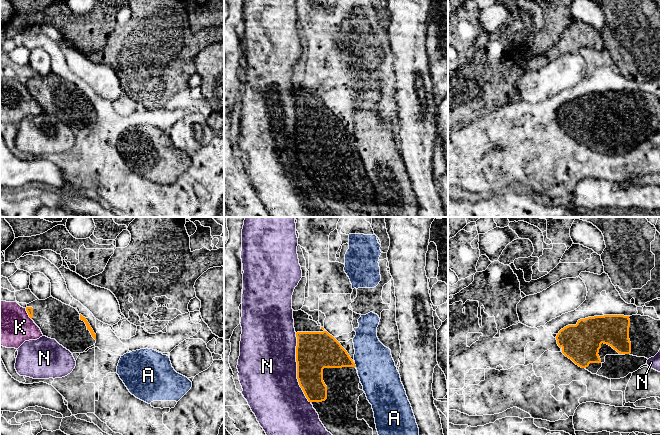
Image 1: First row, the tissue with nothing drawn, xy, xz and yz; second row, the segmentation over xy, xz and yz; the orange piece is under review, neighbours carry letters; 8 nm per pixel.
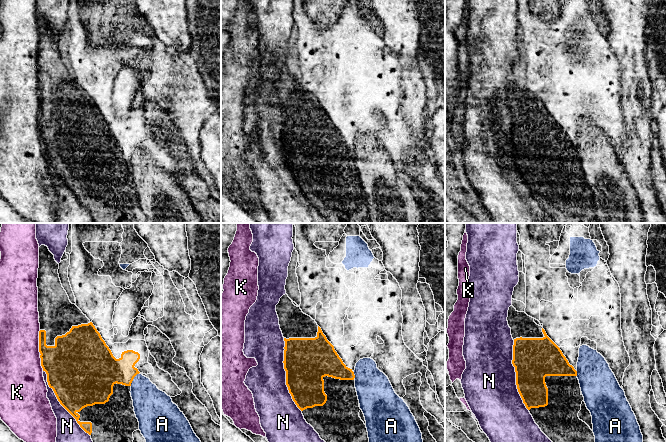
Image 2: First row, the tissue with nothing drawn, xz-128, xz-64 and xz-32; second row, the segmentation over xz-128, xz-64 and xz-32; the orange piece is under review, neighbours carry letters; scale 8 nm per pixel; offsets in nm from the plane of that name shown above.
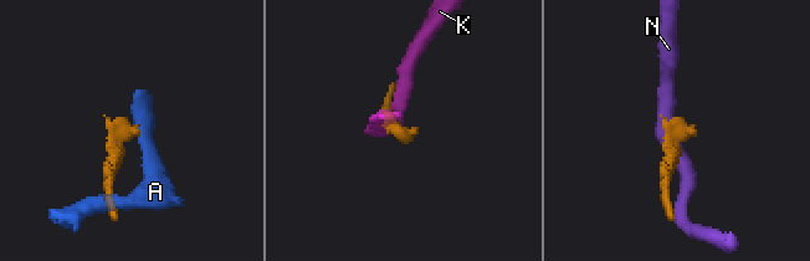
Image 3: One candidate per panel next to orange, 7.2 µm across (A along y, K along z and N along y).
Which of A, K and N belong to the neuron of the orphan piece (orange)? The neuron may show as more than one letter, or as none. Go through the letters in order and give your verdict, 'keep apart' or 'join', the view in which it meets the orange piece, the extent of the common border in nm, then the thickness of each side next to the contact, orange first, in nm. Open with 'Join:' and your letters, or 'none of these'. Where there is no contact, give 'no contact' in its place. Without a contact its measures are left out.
Join: none of these
A: keep apart; meets orange in xz; contact 40 nm long; 240 nm thick on the orange side, 320 nm on the other
K: keep apart; meets orange in xy; contact 110 nm long; 50 nm thick on the orange side, 360 nm on the other
N: keep apart; meets orange in xz; contact 550 nm long; 300 nm thick on the orange side, 480 nm on the other

